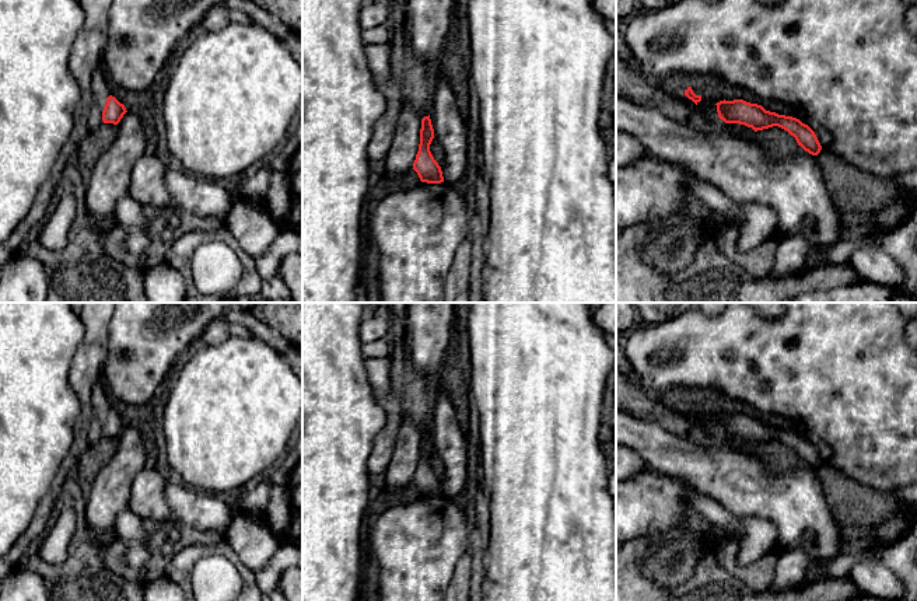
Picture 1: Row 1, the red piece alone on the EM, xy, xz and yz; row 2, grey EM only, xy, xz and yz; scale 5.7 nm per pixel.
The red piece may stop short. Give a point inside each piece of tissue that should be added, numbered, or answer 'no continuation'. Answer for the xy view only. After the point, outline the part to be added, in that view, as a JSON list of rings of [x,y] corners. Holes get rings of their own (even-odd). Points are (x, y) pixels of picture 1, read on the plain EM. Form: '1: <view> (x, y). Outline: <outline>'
no continuation

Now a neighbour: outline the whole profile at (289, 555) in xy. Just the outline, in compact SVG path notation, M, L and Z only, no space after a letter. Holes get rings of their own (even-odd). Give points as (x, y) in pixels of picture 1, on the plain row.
M280 541L280 546L270 562L255 576L262 594L277 588L277 580L286 567L302 569L302 549L293 542Z

